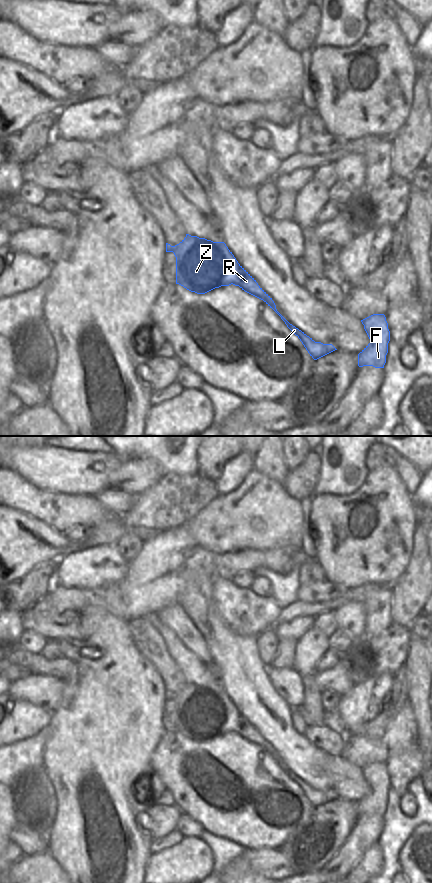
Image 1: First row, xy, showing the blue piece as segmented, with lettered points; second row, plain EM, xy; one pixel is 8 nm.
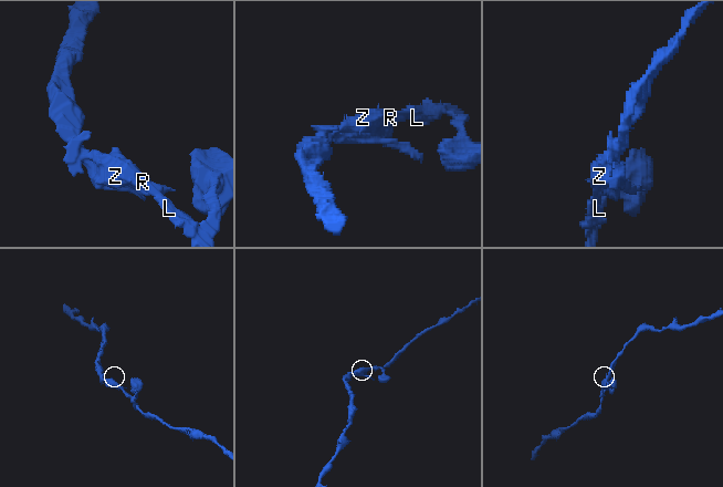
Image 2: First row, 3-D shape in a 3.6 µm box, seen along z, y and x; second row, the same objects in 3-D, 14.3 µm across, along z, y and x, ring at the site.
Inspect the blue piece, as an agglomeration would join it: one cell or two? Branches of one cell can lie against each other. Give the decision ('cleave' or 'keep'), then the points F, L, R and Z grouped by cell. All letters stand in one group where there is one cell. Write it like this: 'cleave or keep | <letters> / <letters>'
keep | F L R Z

